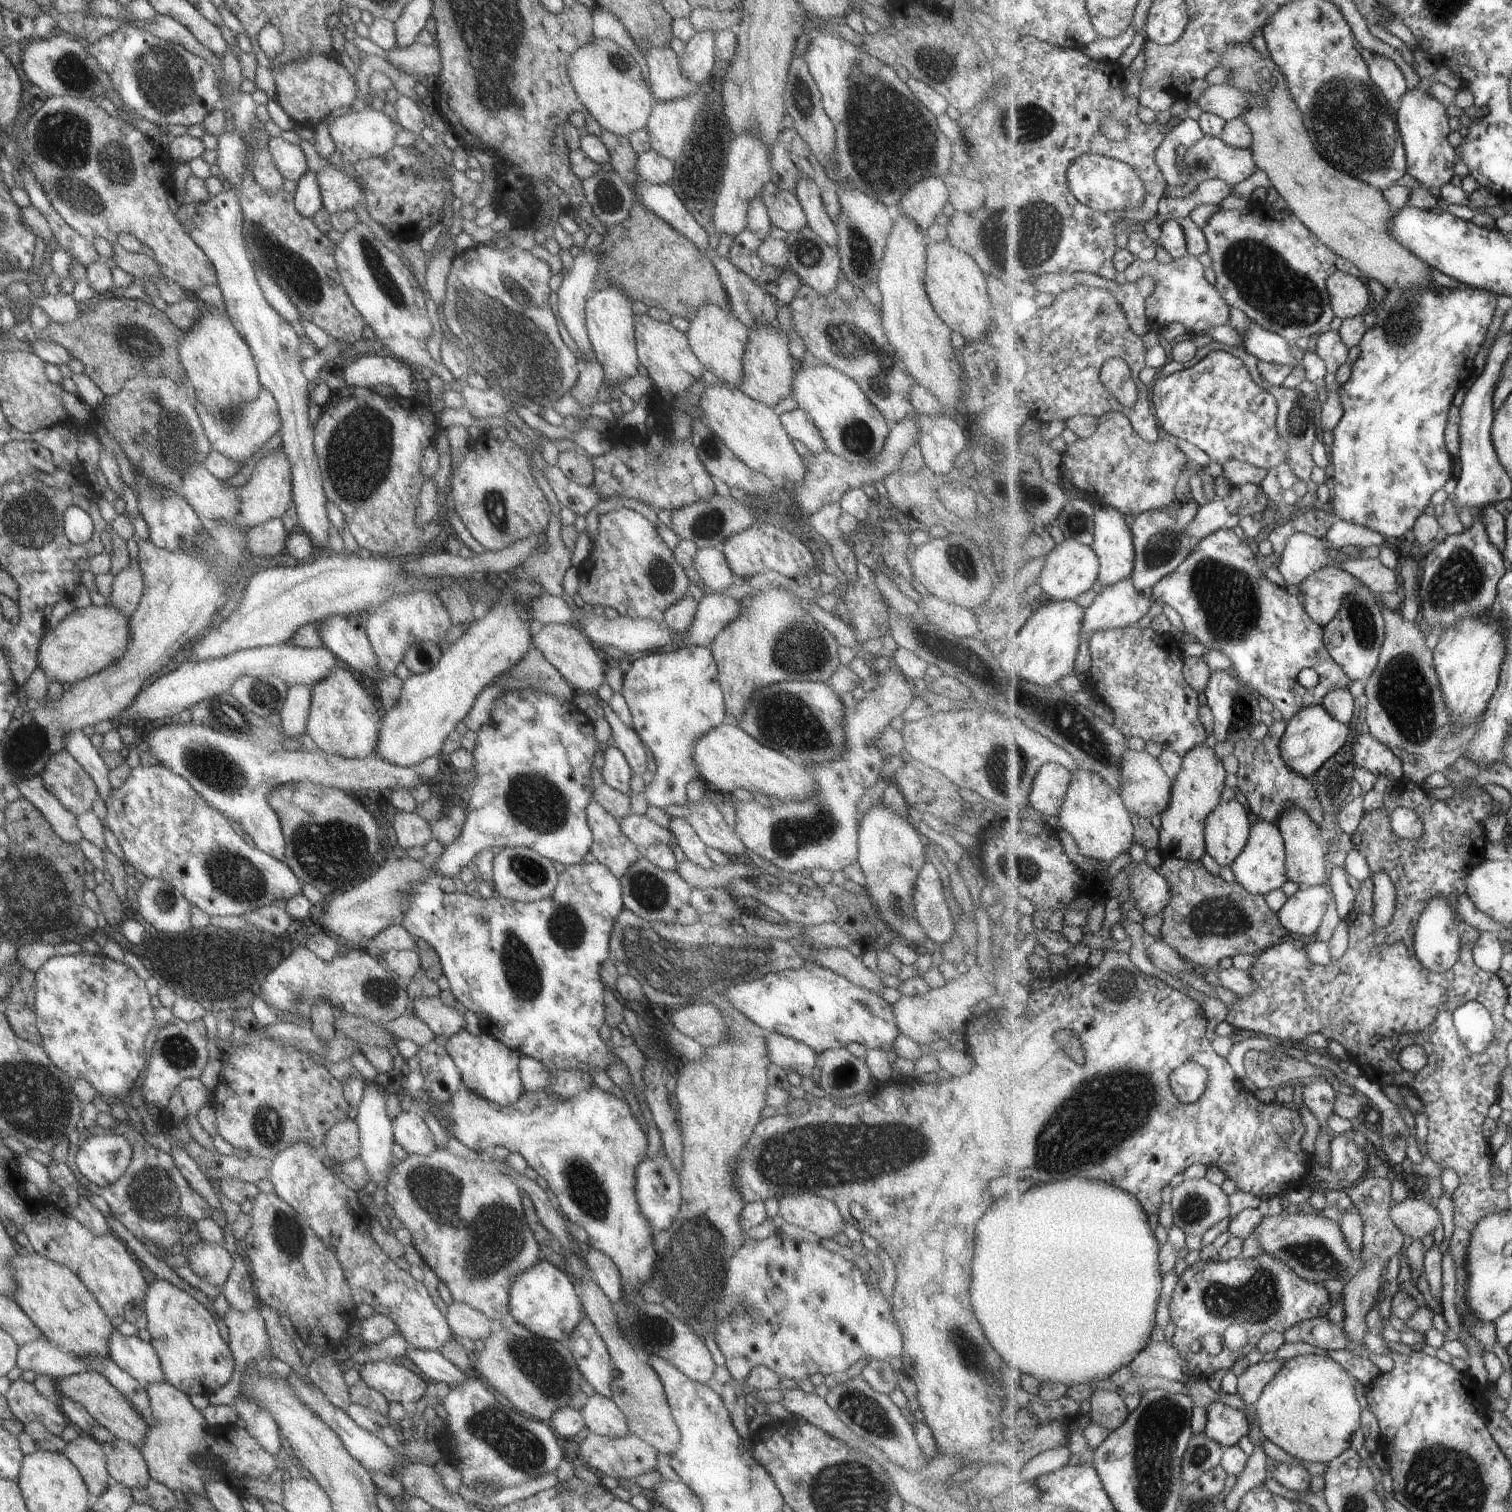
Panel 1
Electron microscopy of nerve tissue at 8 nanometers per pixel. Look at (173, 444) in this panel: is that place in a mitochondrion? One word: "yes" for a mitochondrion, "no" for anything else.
yes

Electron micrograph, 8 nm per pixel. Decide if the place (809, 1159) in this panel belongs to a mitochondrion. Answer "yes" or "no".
yes

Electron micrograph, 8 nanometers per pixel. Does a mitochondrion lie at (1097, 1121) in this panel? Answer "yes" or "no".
yes

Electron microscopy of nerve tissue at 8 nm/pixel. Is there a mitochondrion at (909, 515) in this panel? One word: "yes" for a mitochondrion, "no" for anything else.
no

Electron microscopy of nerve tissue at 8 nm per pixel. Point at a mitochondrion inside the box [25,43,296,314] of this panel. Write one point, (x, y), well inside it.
(62, 139)

